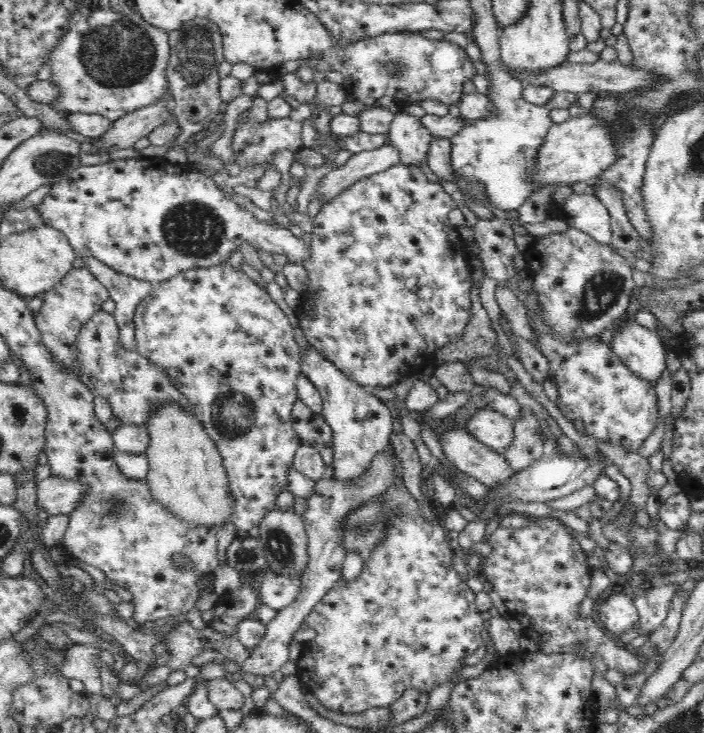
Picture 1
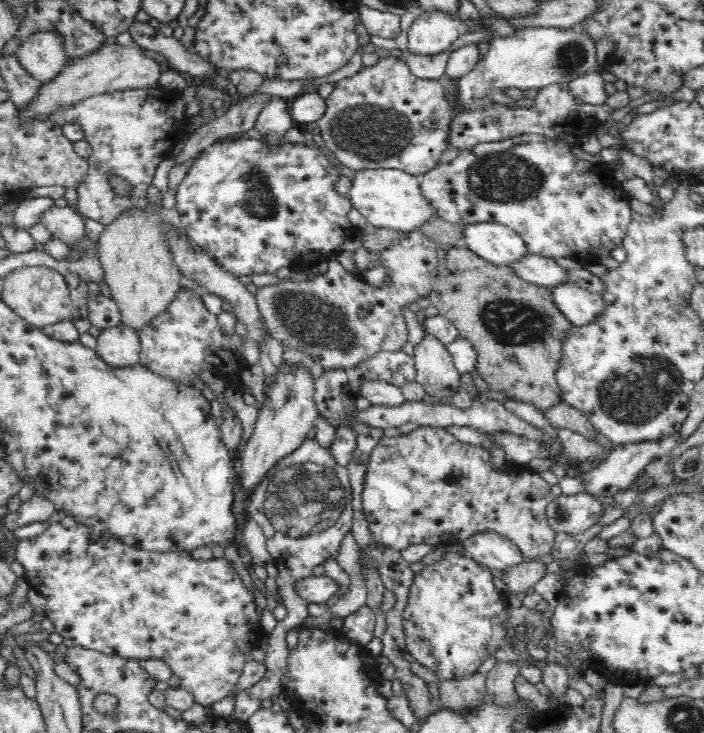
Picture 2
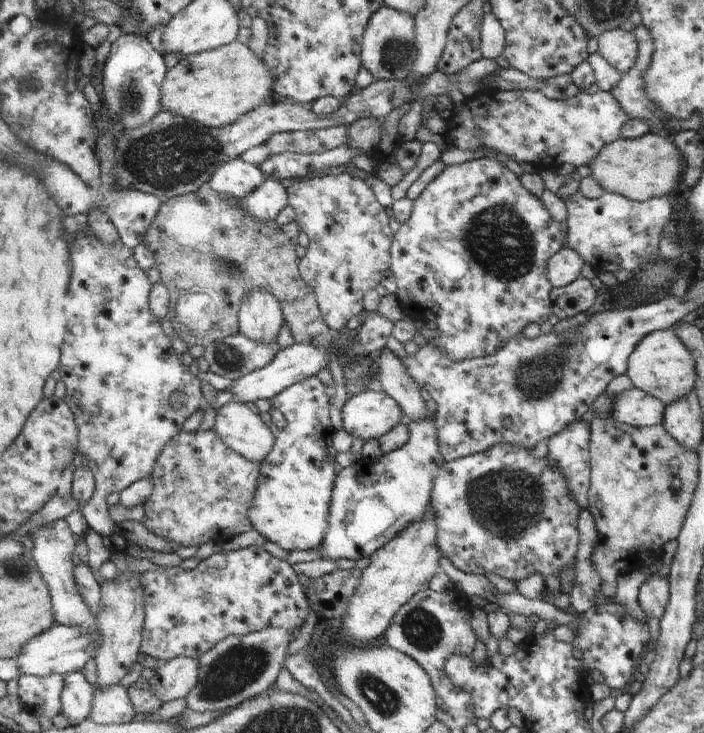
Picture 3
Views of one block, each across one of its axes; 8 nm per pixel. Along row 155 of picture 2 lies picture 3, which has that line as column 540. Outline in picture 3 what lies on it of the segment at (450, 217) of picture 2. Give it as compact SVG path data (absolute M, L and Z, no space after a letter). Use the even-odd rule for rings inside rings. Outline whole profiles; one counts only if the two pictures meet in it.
M509 444L495 446L481 454L443 462L435 472L429 506L435 514L437 548L457 570L471 576L491 572L515 584L531 574L541 574L543 578L549 574L559 576L559 570L575 560L579 546L579 506L573 504L567 492L567 480L559 468L549 466L545 458L533 458L529 452L511 448Z

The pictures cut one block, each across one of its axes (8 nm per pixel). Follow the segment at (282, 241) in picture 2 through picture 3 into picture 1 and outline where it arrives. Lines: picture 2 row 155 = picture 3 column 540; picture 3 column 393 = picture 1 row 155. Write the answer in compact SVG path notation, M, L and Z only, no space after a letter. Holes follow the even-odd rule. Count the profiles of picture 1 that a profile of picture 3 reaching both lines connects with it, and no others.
M266 120L264 126L250 126L246 124L234 134L232 150L244 152L248 160L266 160L270 168L276 170L272 164L276 152L292 152L298 154L306 146L300 144L304 134L304 122L296 120Z

